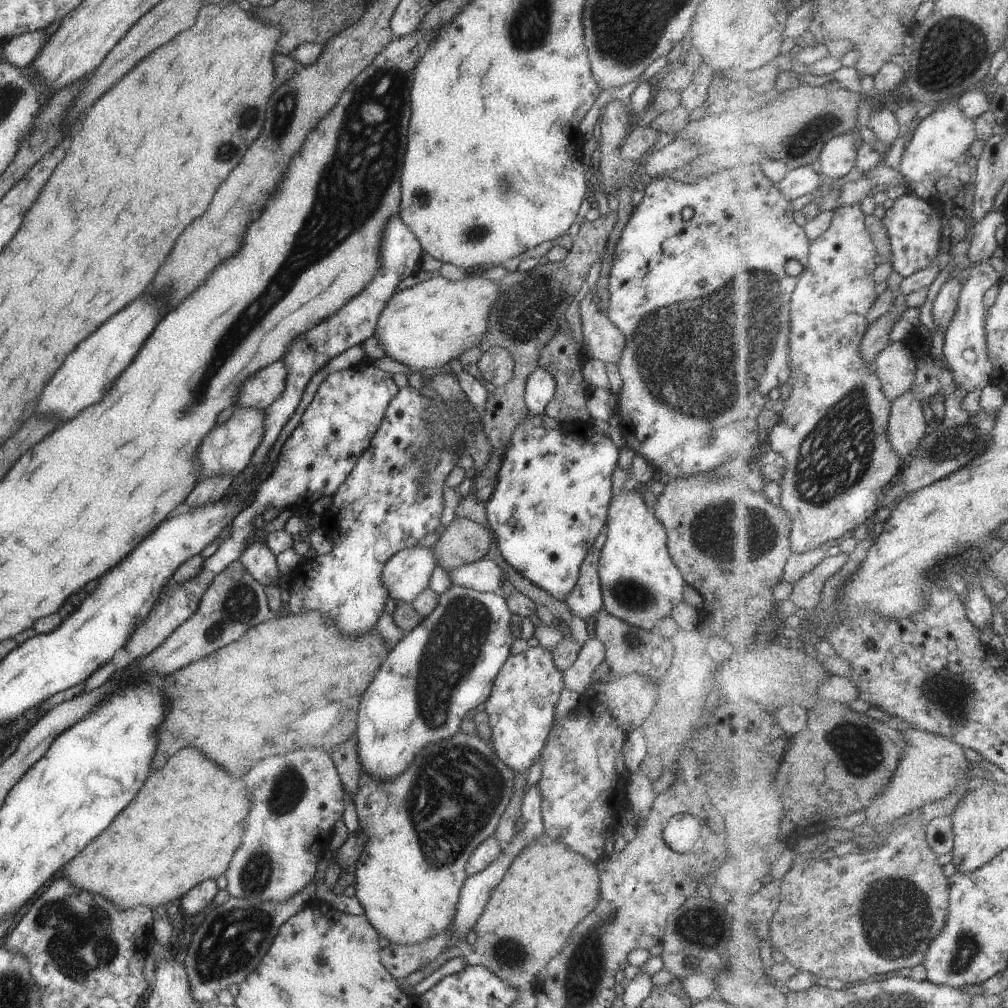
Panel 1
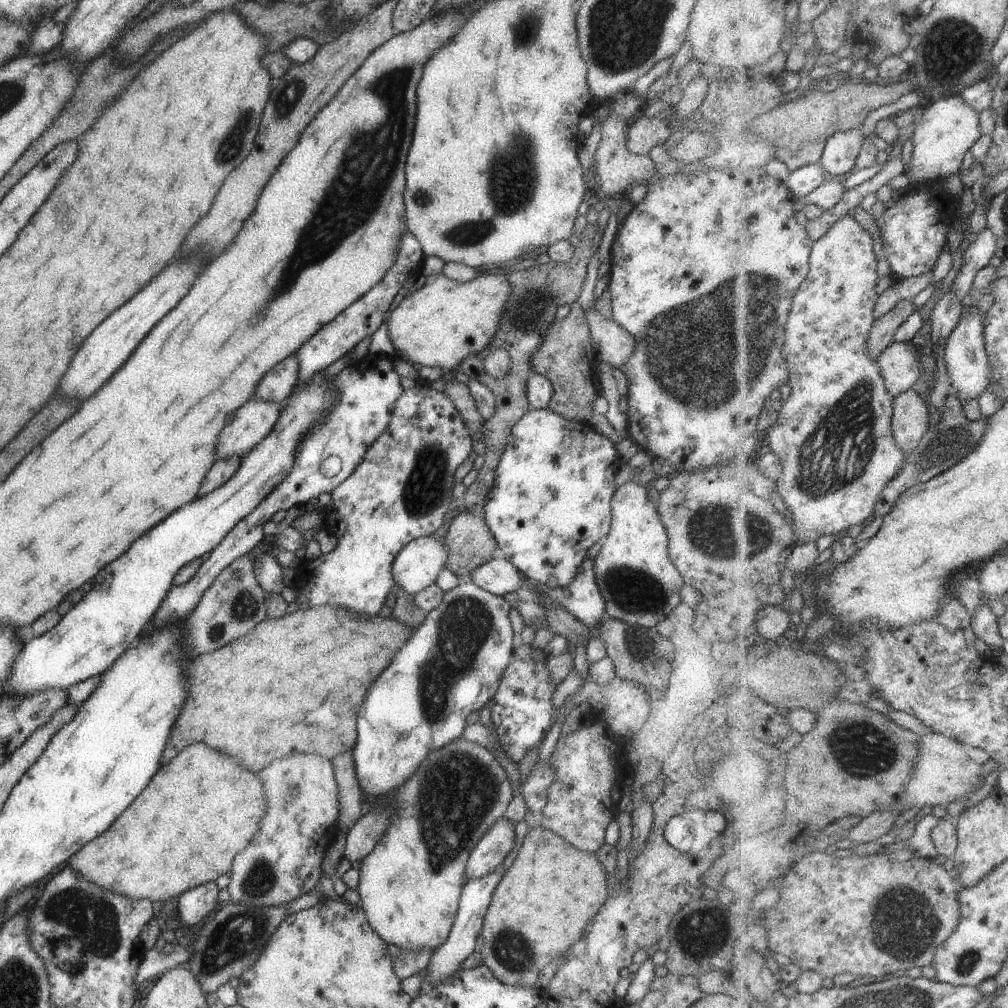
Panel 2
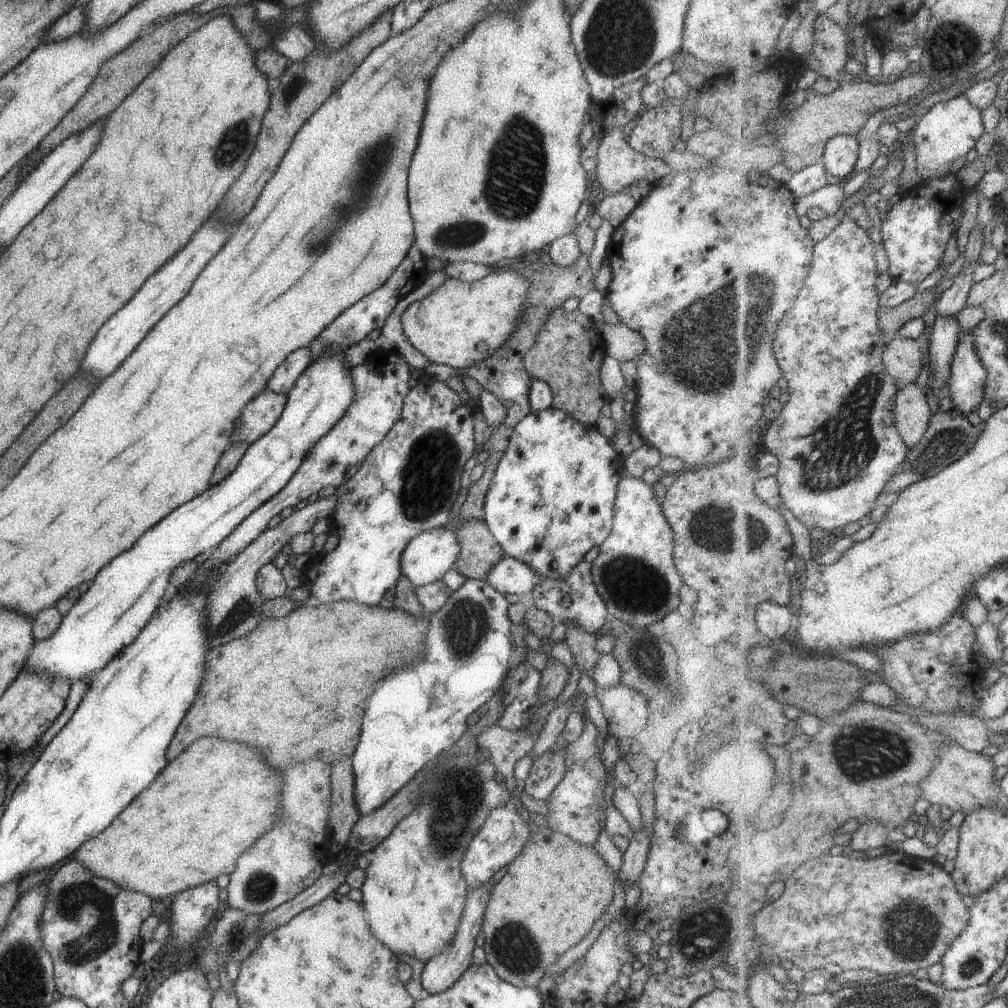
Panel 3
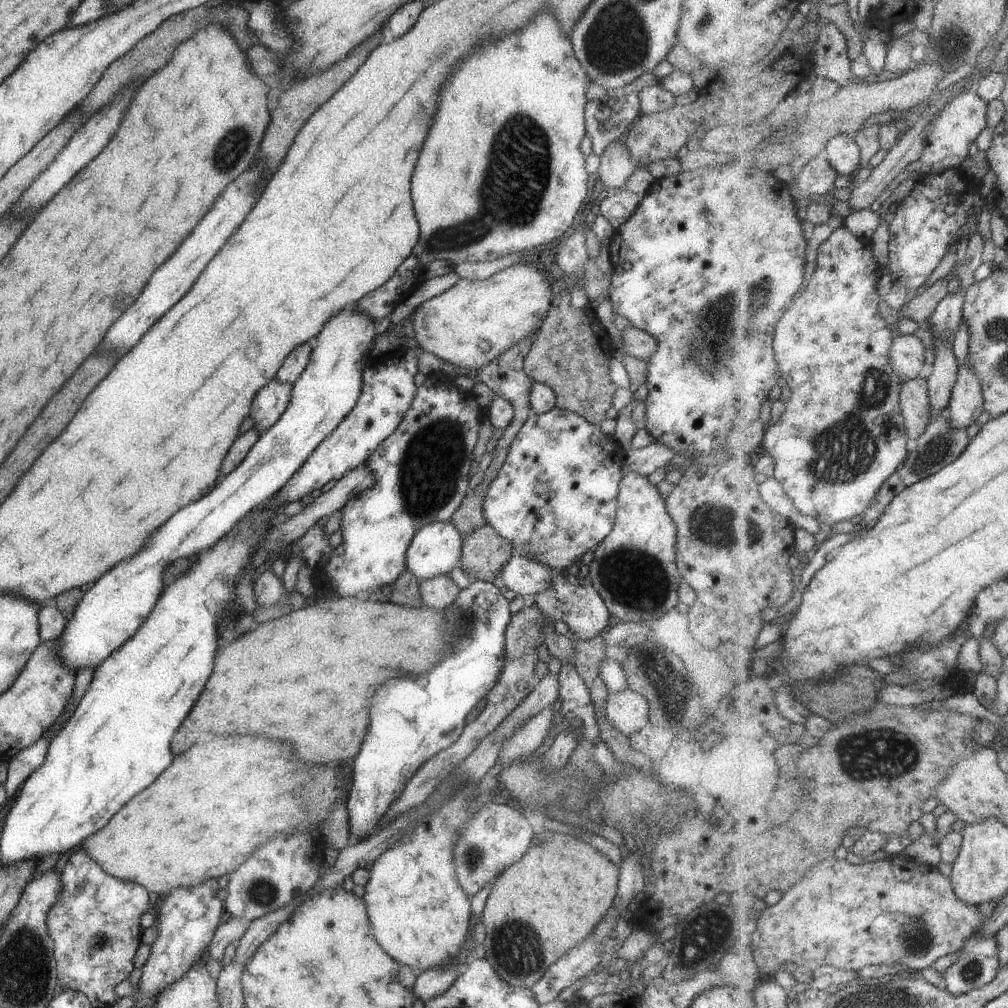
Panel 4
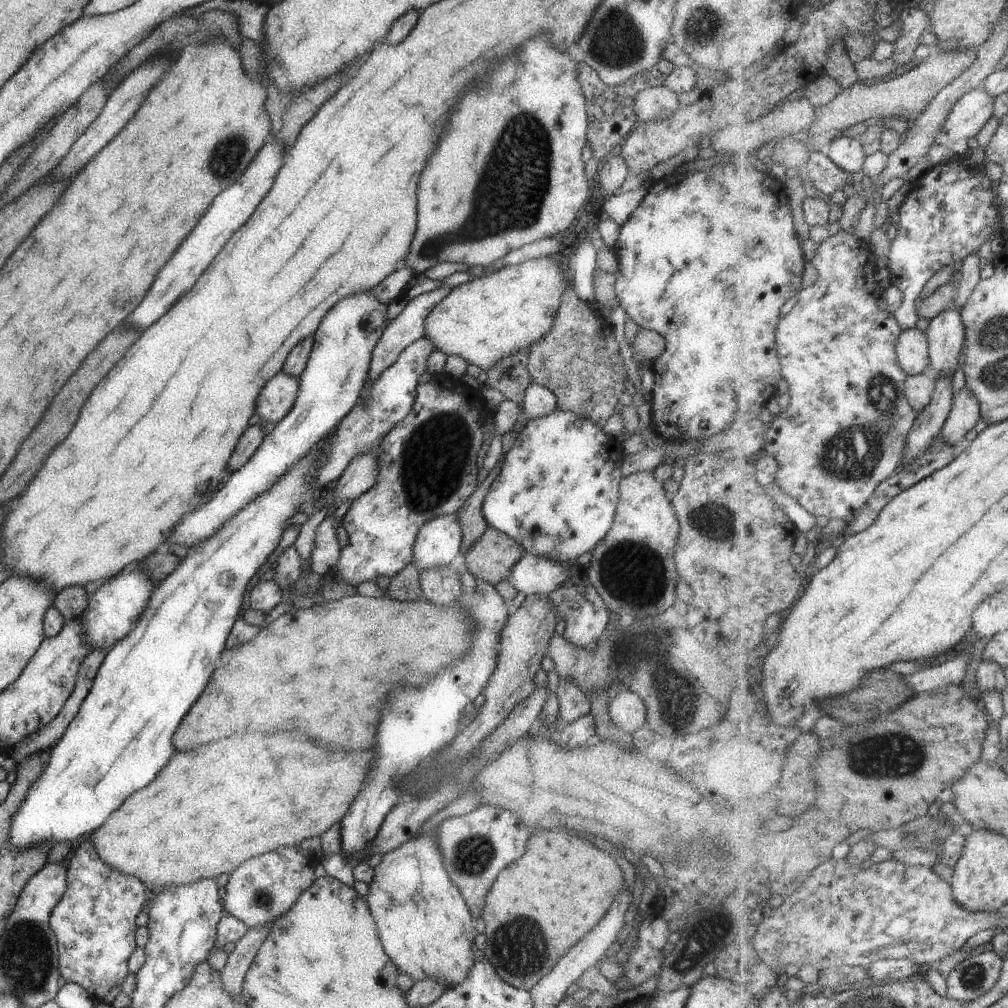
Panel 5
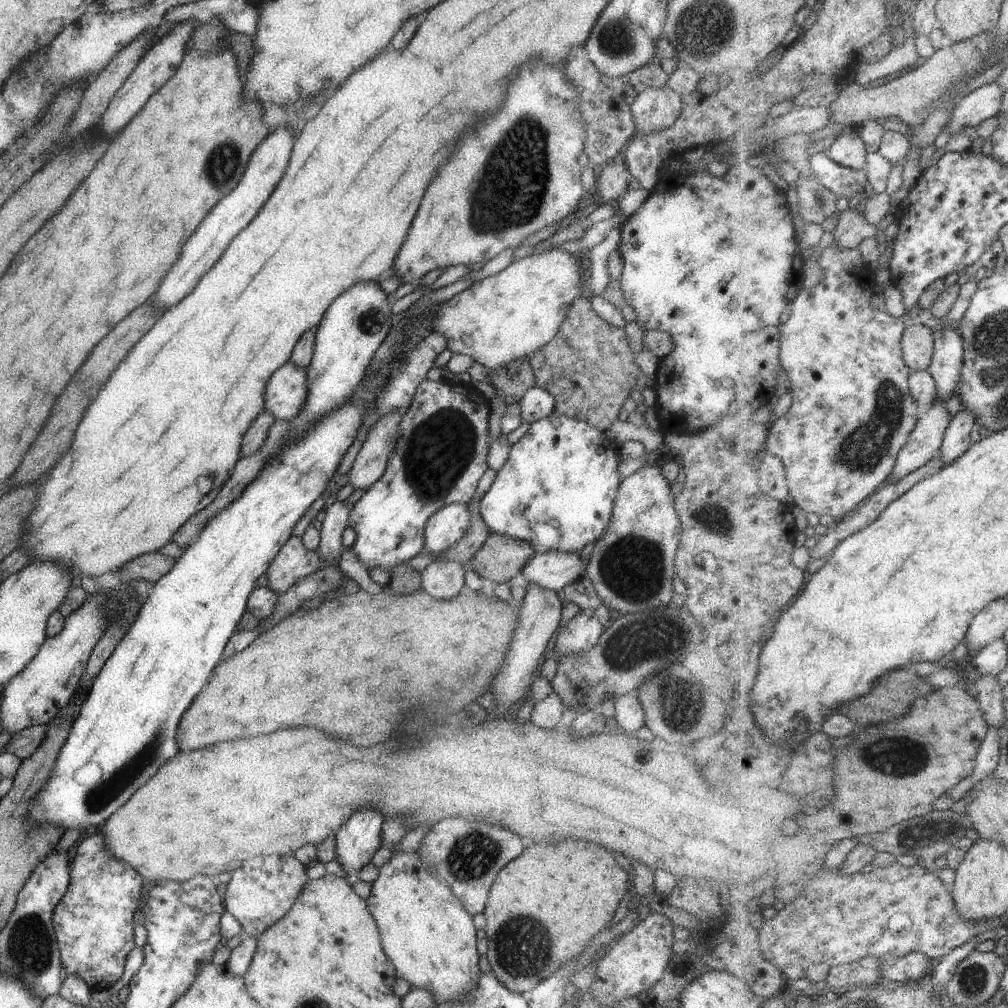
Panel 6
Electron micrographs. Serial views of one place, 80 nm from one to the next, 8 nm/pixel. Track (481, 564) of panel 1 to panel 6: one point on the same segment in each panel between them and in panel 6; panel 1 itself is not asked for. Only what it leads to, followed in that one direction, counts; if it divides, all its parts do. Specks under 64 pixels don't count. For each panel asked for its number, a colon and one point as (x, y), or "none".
2: (498, 576)
3: (509, 576)
4: (523, 575)
5: (532, 574)
6: (552, 570)

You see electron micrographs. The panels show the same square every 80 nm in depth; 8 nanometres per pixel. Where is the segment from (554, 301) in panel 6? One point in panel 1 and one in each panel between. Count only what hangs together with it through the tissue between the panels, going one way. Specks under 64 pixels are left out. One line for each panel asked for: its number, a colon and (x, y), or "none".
1: (425, 326)
2: (441, 323)
3: (458, 324)
4: (469, 324)
5: (487, 318)

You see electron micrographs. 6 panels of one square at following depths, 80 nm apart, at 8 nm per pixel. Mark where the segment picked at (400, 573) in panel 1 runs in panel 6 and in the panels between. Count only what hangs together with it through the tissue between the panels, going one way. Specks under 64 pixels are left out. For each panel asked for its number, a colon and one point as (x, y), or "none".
2: (416, 565)
3: (427, 556)
4: (434, 549)
5: (437, 543)
6: (443, 528)

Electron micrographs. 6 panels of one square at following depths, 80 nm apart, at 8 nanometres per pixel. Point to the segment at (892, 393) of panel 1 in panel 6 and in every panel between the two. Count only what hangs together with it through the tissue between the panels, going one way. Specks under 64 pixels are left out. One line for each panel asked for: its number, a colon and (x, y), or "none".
2: (901, 366)
3: (903, 359)
4: (908, 353)
5: (913, 348)
6: (919, 342)

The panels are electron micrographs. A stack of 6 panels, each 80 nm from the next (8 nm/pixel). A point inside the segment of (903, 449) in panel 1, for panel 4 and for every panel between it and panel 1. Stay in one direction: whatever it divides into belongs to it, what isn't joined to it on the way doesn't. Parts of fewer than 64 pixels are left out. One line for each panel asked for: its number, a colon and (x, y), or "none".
2: (911, 418)
3: (913, 413)
4: (916, 404)

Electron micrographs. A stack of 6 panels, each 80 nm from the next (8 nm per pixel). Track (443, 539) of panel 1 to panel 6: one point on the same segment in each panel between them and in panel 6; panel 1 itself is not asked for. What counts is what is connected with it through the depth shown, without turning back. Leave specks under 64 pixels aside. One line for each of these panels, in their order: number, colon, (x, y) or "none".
2: (470, 543)
3: (478, 552)
4: (483, 552)
5: (490, 558)
6: (499, 558)

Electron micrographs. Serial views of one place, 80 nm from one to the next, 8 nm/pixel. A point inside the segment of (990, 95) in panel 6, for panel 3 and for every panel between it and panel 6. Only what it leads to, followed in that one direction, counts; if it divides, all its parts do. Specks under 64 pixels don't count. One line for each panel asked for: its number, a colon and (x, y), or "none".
3: (946, 133)
4: (959, 123)
5: (971, 113)

